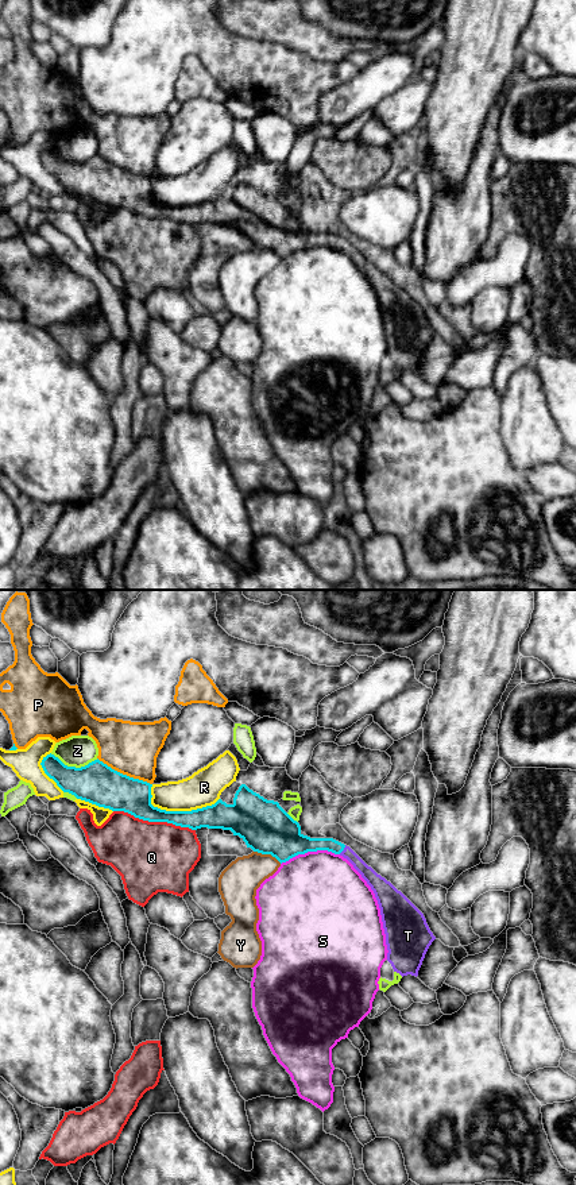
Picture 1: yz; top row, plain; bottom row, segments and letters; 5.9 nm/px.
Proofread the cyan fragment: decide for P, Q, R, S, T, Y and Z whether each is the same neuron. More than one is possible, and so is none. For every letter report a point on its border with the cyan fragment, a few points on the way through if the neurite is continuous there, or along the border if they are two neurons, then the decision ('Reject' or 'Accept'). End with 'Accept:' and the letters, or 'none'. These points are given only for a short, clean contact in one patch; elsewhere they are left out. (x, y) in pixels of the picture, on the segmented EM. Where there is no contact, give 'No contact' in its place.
P: Touches cyan at yz (124, 775). Reject
Q: Touches cyan at yz (154, 821). Reject
R: Touches cyan at yz (177, 811). Reject
S: Touches cyan at yz (309, 850). Reject
T: Touches cyan at yz (343, 849). Path across: yz (302, 844), (329, 844), (343, 849), (372, 879). Accept
Y: Touches cyan at yz (267, 853). Reject
Z: Touches cyan at yz (74, 767). Reject
Accept: T

